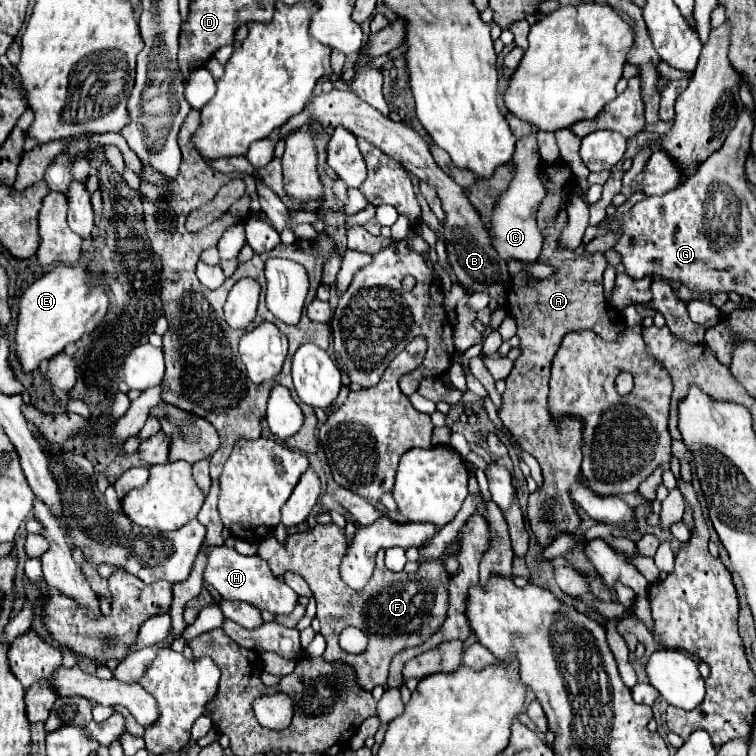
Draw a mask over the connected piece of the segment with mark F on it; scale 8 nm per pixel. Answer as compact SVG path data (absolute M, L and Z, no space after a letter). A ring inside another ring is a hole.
M316 523L314 529L308 533L290 535L286 545L280 545L272 535L268 539L262 539L258 545L258 555L270 563L270 569L276 577L280 577L282 571L296 571L308 581L318 607L320 633L328 643L322 659L328 663L330 661L348 663L354 669L358 687L362 687L364 691L372 691L376 685L386 683L388 667L396 653L410 647L418 647L444 623L448 609L448 579L450 579L448 571L444 569L444 559L458 555L460 541L452 539L452 543L446 545L444 553L438 559L420 563L420 569L410 575L404 571L402 573L388 571L384 565L384 549L380 549L376 555L374 575L360 593L346 587L344 581L340 579L338 565L344 557L344 547L346 541L344 537L338 537L336 523L328 525ZM348 625L362 629L370 639L368 649L360 655L348 655L338 645L338 635Z

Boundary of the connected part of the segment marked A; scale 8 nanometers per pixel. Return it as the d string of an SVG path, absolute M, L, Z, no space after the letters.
M556 163L550 167L542 167L542 181L548 187L548 195L540 205L542 221L538 223L544 235L544 249L540 255L540 263L554 265L558 271L544 281L538 281L530 275L524 275L524 269L530 263L508 263L512 273L512 285L520 289L510 289L512 305L510 313L518 321L518 337L520 337L520 357L506 379L506 391L502 395L502 407L498 415L508 431L514 435L518 445L536 457L544 475L544 487L530 493L528 497L528 521L538 537L540 545L546 547L554 537L562 533L572 533L580 525L578 513L574 509L574 501L568 495L570 485L576 481L582 463L582 427L580 417L562 417L554 419L548 407L548 381L550 381L550 365L562 343L562 337L574 329L592 329L602 339L618 339L620 329L624 327L624 319L616 313L602 295L602 273L606 269L606 259L602 253L596 255L576 255L574 251L558 247L558 235L566 227L566 203L570 199L570 191L574 189L572 171L564 163Z

